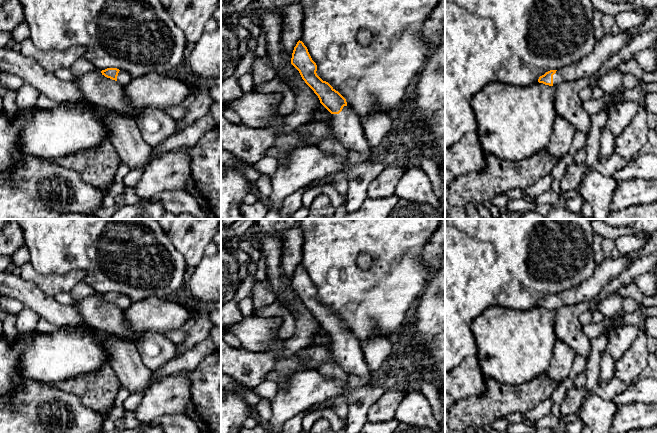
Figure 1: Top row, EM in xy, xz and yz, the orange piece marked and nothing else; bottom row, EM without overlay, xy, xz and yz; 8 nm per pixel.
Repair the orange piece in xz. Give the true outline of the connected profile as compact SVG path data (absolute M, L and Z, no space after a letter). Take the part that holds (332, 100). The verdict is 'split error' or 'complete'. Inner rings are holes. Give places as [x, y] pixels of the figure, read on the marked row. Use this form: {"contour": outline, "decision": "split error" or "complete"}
{"contour": "M300 40L294 47L291 64L318 96L320 103L331 113L331 131L343 147L361 154L370 153L371 147L365 137L360 118L347 105L346 99L317 75L317 65Z", "decision": "split error"}

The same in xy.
{"contour": "M107 68L101 71L102 75L112 80L117 81L122 86L126 86L132 79L131 75L117 68Z", "decision": "split error"}

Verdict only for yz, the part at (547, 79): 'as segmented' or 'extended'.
extended

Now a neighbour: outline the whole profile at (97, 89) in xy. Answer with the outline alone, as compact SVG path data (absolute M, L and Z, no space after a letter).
M95 69L75 78L73 83L80 89L88 102L114 111L121 116L135 117L135 110L124 95L124 86L105 77L101 71Z

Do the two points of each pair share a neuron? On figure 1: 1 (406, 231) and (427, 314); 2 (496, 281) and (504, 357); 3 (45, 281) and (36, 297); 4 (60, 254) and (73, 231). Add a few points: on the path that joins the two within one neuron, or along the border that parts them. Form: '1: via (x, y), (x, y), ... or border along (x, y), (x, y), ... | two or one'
1: border along (429, 280), (418, 298) | two
2: border along (522, 309), (490, 305), (478, 316) | two
3: border along (20, 276), (32, 282), (45, 293), (53, 296) | two
4: via (60, 248), (60, 244), (67, 237) | one

